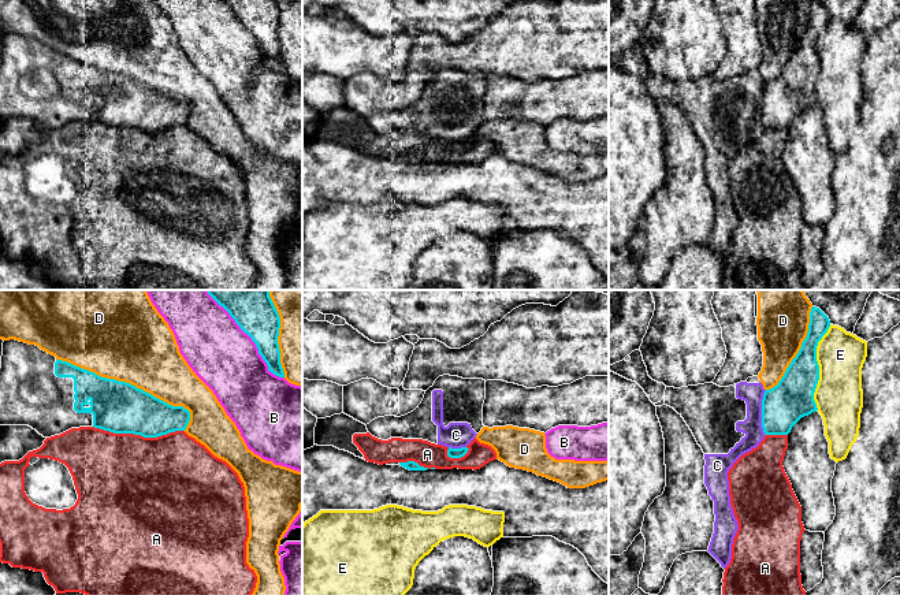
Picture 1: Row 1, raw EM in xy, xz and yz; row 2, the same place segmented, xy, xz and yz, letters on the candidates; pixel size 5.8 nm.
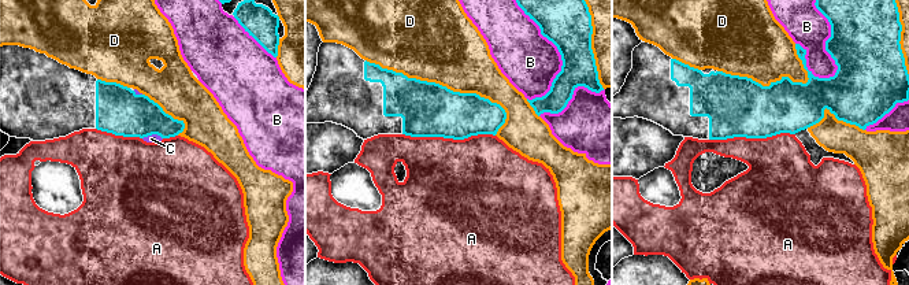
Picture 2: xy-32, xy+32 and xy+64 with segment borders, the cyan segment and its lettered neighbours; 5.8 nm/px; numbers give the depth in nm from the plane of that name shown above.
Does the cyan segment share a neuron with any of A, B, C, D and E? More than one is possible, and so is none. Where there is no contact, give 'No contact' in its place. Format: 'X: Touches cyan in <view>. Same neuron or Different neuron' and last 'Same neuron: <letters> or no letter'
A: Touches cyan in xy. Different neuron
B: Touches cyan in xy. Different neuron
C: Touches cyan in yz. Different neuron
D: Touches cyan in xy. Different neuron
E: Touches cyan in yz. Different neuron
Same neuron: no letter

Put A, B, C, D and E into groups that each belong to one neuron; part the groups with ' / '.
A / B / C / D / E

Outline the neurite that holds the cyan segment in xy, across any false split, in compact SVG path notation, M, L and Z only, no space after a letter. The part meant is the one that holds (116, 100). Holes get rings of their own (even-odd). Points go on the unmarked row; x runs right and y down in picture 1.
M15 33L3 36L0 119L29 119L44 131L79 120L157 131L185 124L189 115L190 105L183 100L168 98L130 77L101 71L94 66L57 53L36 38Z

